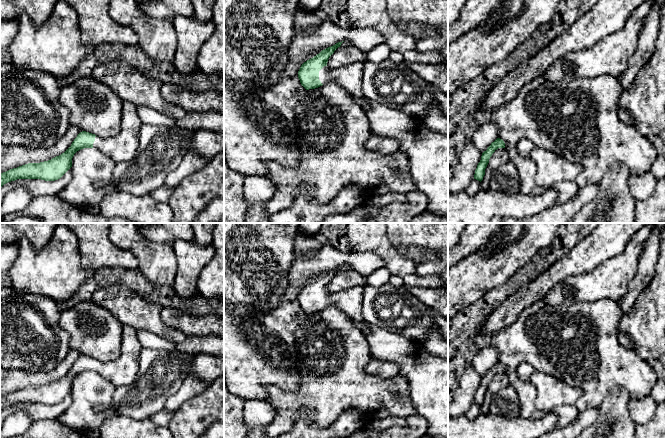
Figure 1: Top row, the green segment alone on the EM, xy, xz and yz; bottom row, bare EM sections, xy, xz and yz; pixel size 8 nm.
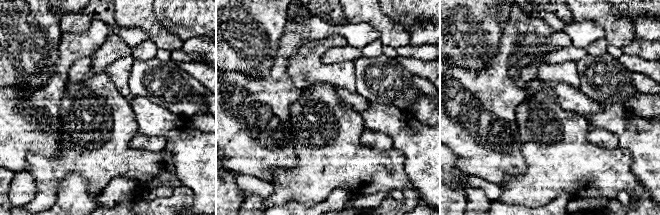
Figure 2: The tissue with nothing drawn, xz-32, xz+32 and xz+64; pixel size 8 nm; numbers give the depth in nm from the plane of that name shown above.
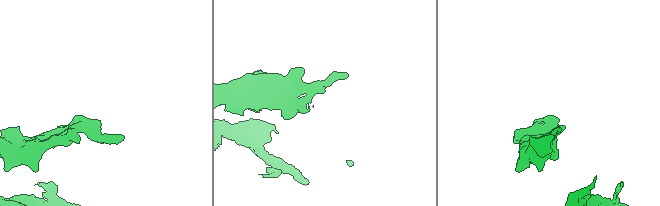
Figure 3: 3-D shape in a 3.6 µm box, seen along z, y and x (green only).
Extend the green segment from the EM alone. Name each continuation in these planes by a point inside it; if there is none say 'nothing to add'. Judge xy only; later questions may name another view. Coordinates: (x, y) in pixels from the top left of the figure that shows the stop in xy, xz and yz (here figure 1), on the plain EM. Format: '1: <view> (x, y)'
1: xy (122, 371)

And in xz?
1: xz (350, 301)

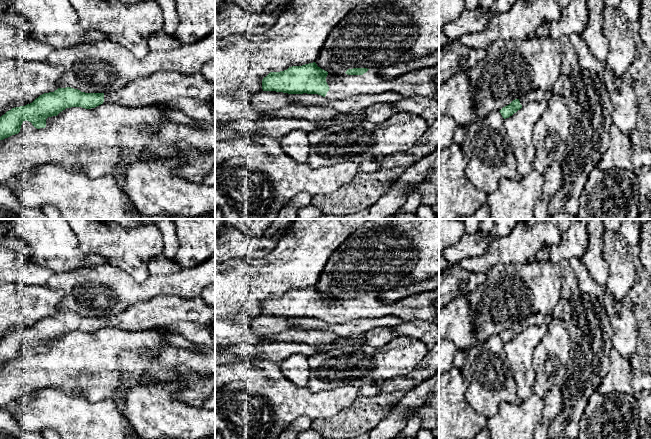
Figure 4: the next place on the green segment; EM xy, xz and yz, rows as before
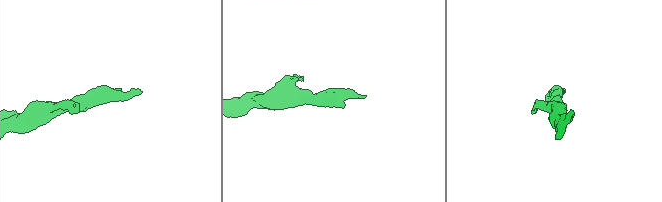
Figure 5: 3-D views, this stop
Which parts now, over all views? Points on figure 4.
1: xz (424, 306)

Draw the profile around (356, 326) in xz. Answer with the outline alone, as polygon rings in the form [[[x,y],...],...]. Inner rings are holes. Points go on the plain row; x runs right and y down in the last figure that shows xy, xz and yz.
[[[387,316],[377,319],[354,319],[343,324],[329,324],[328,330],[341,338],[346,338],[380,327],[395,327],[404,321],[398,317]]]

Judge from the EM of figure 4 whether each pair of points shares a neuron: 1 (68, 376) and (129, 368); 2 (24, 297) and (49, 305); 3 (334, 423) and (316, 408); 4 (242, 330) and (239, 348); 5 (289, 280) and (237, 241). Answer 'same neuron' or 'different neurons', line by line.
1: different neurons
2: same neuron
3: different neurons
4: different neurons
5: different neurons

